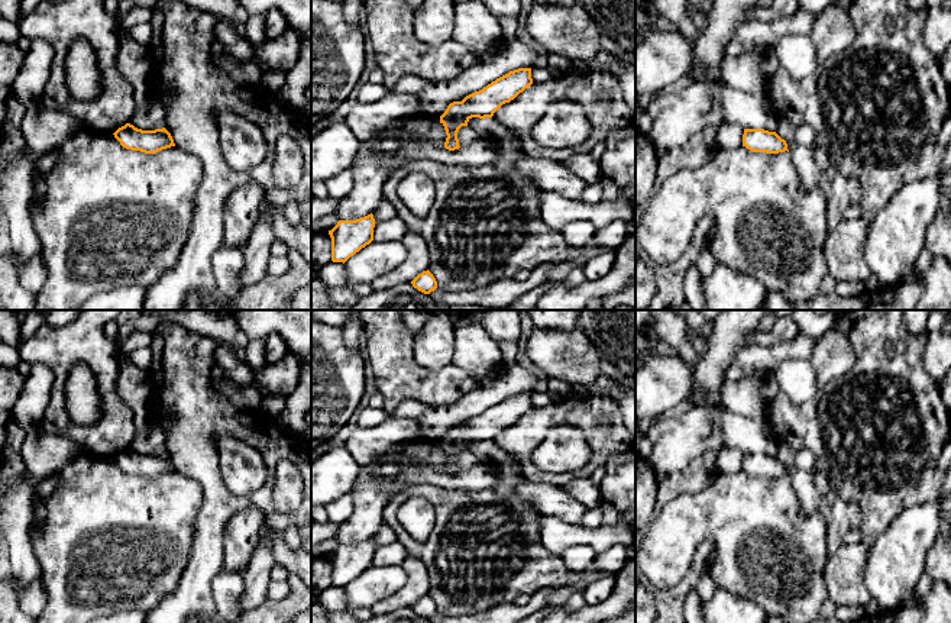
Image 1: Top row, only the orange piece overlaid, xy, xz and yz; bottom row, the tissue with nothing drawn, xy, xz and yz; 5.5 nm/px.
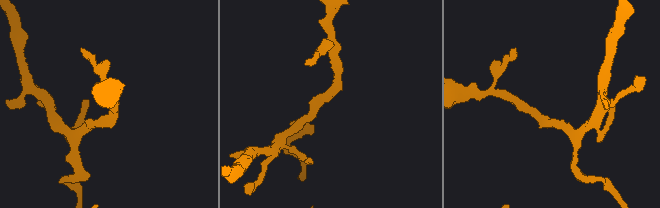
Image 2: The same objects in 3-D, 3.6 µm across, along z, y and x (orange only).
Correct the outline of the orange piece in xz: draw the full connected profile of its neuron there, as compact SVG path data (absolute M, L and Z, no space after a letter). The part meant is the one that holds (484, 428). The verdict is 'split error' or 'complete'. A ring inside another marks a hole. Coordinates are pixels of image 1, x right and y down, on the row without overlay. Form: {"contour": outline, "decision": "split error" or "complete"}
{"contour": "M518 393L466 420L462 426L450 427L440 440L440 448L447 459L444 472L449 475L459 474L457 456L462 451L468 451L472 442L492 442L502 429L514 425L531 409L531 393Z", "decision": "complete"}

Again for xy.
{"contour": "M126 448L113 459L123 472L145 478L156 478L158 475L175 471L171 458L165 452L142 455L130 448Z", "decision": "complete"}

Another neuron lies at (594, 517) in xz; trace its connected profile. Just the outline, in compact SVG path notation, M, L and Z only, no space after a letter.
M598 506L595 509L586 510L586 513L582 516L578 524L593 529L593 527L599 527L604 523L605 523L605 511L602 510L601 506Z

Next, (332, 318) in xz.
M311 310L311 317L316 322L324 323L327 326L336 326L339 329L349 320L353 310Z

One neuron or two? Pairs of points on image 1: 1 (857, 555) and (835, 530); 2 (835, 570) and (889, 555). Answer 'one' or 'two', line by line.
1: two
2: two

